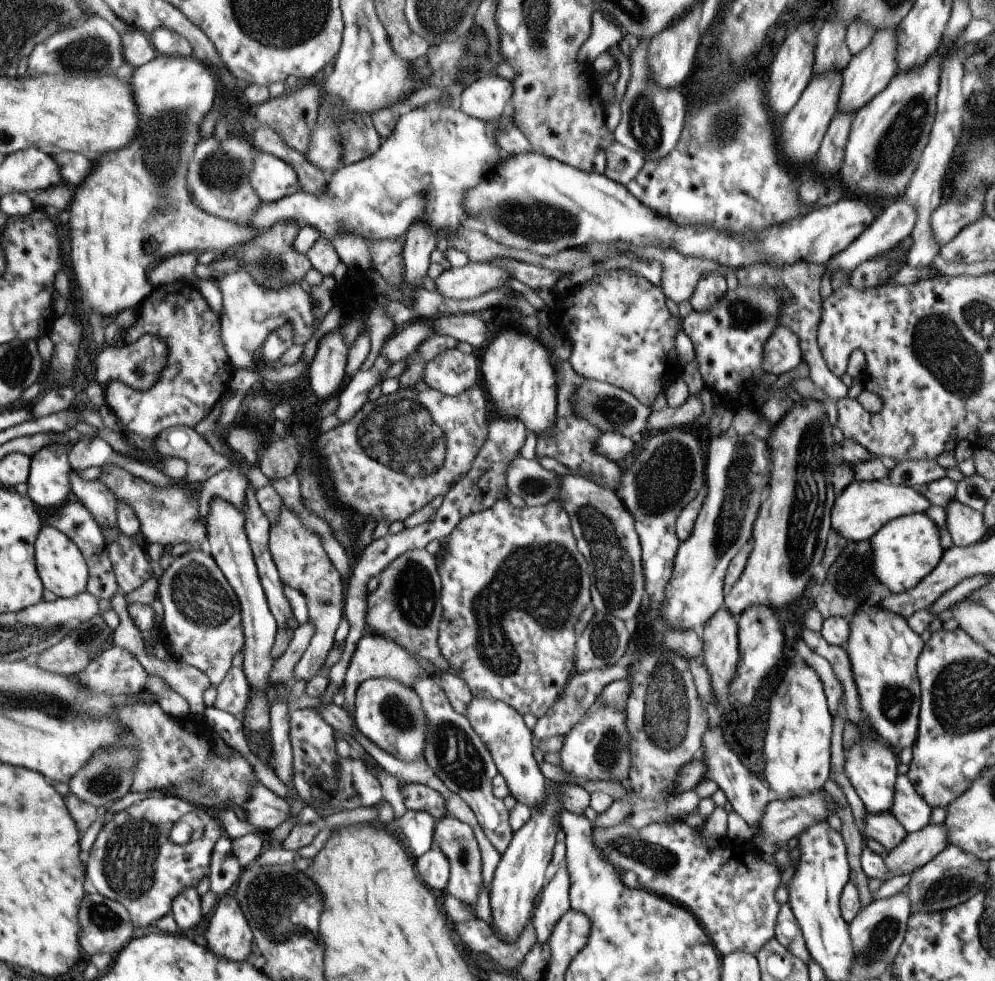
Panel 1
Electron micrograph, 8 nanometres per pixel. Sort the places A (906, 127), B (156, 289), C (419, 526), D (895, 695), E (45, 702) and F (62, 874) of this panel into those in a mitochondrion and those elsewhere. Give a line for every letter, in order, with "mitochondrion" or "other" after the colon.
A: mitochondrion
B: other
C: other
D: mitochondrion
E: mitochondrion
F: other

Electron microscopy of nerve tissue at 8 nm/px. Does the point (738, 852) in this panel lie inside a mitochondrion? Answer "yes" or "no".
no

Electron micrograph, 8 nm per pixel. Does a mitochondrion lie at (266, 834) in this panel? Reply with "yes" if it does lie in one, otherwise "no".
no

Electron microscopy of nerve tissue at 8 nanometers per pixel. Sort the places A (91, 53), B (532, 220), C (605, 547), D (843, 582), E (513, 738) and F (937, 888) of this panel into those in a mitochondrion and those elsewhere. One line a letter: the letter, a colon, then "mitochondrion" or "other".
A: mitochondrion
B: mitochondrion
C: mitochondrion
D: mitochondrion
E: other
F: mitochondrion

